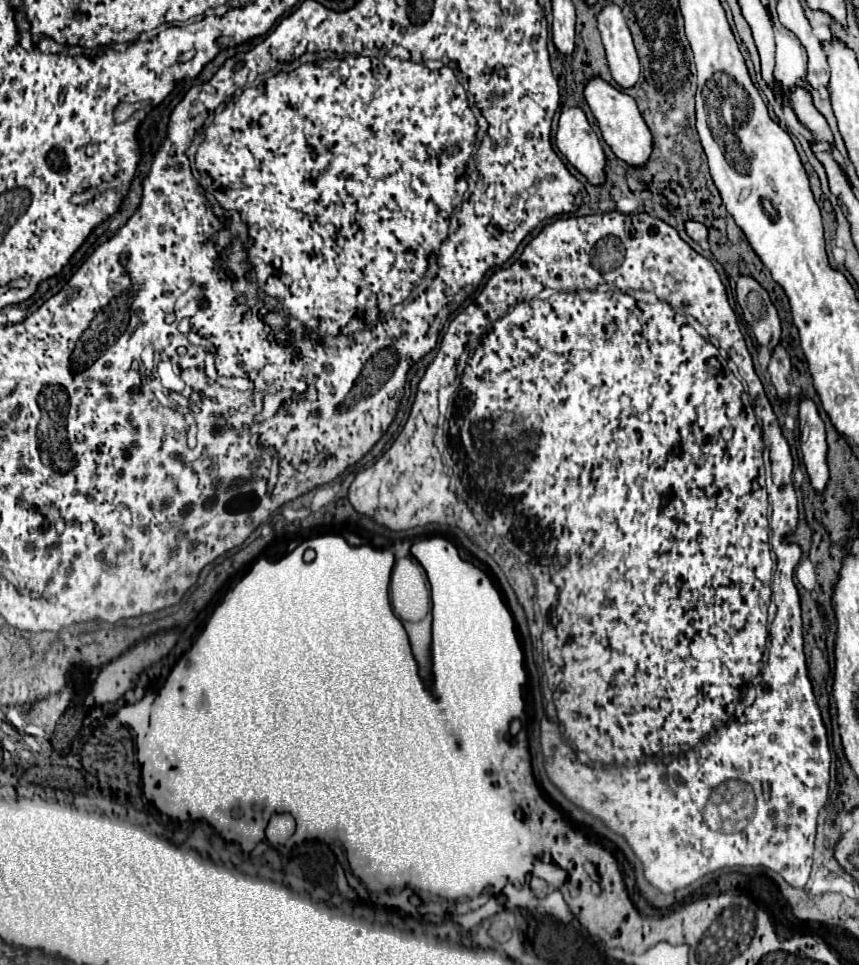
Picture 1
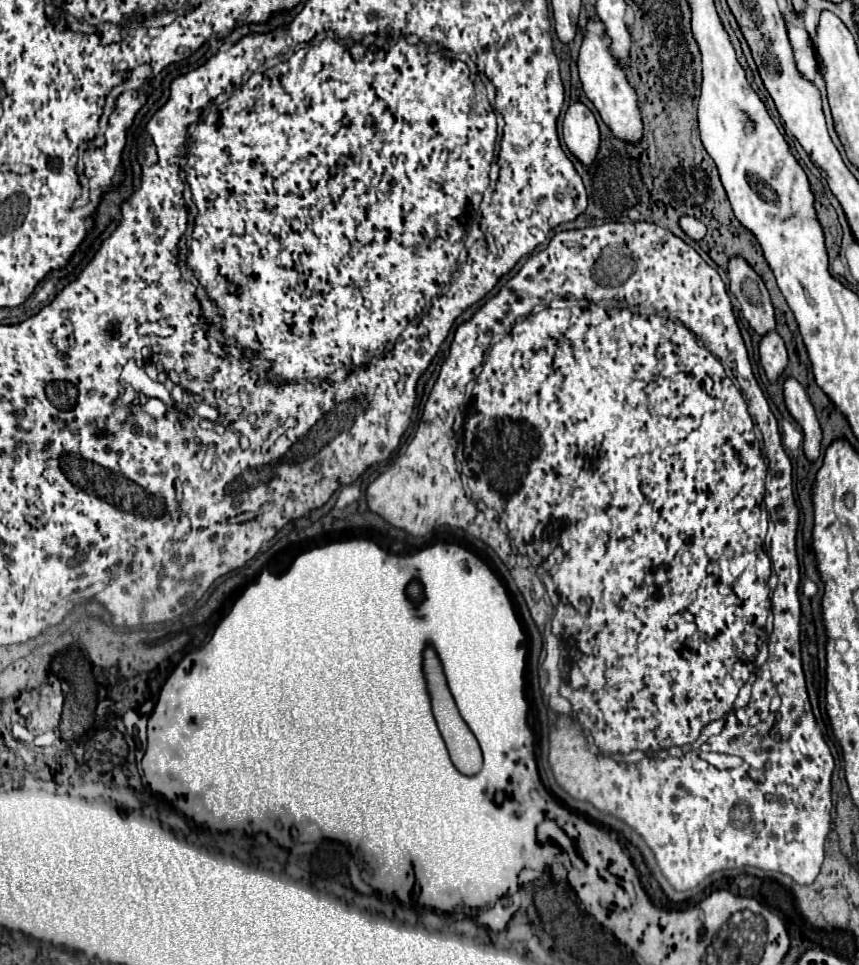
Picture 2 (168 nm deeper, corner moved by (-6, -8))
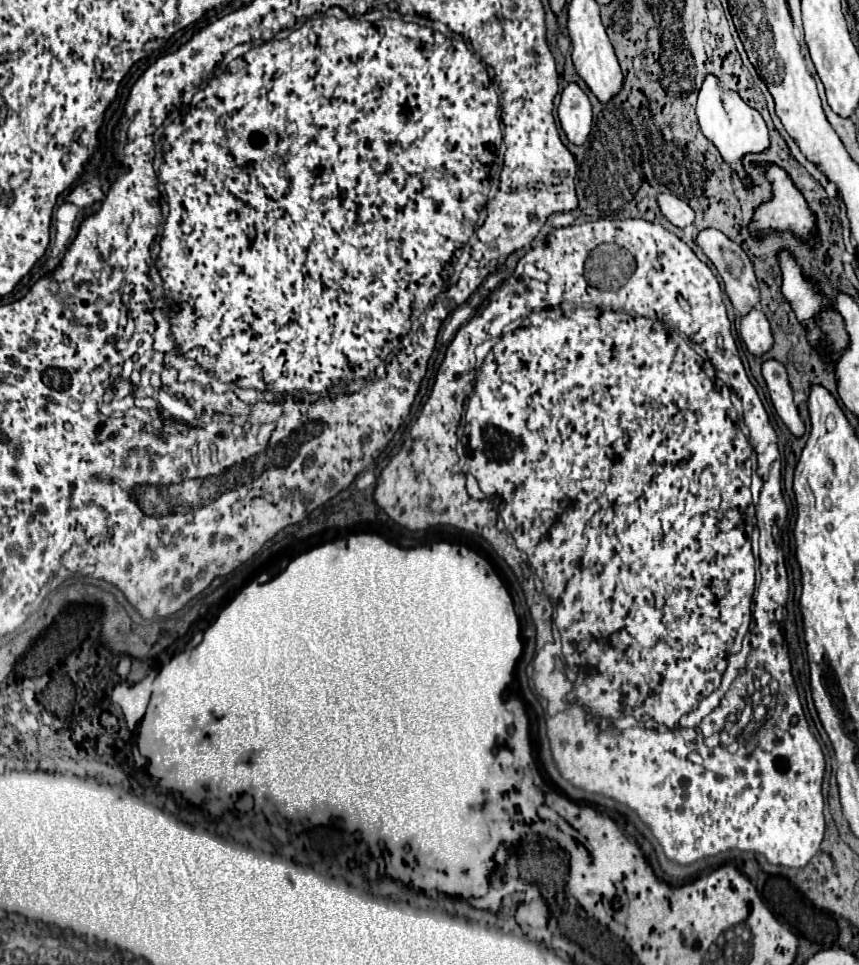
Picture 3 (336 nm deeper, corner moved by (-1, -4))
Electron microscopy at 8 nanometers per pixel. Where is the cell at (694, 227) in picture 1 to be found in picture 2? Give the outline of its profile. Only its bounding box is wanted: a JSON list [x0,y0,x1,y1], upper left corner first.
[679,215,707,241]

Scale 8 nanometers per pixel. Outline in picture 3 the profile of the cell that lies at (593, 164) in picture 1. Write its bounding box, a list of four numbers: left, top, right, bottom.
[558,83,592,145]

